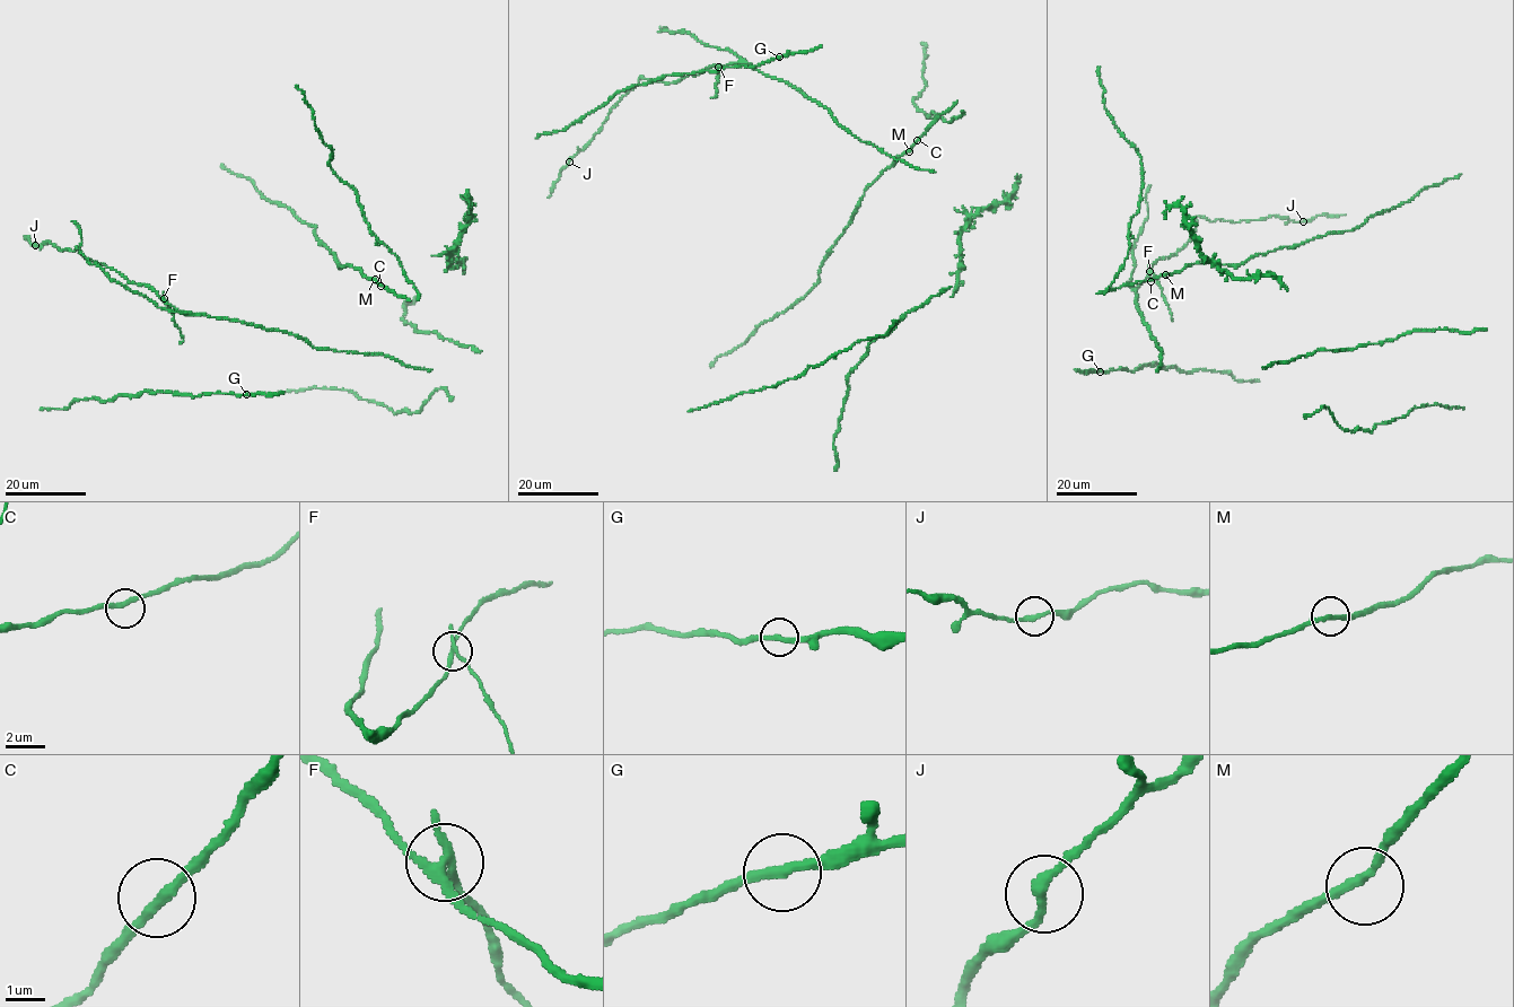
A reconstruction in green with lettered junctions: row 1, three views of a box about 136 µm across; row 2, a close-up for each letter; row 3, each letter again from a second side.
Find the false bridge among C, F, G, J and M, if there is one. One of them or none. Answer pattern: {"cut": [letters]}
{"cut": ["F"]}

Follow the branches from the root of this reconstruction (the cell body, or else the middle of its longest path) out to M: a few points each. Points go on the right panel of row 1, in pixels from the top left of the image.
M: (1151, 281), (1165, 274)

